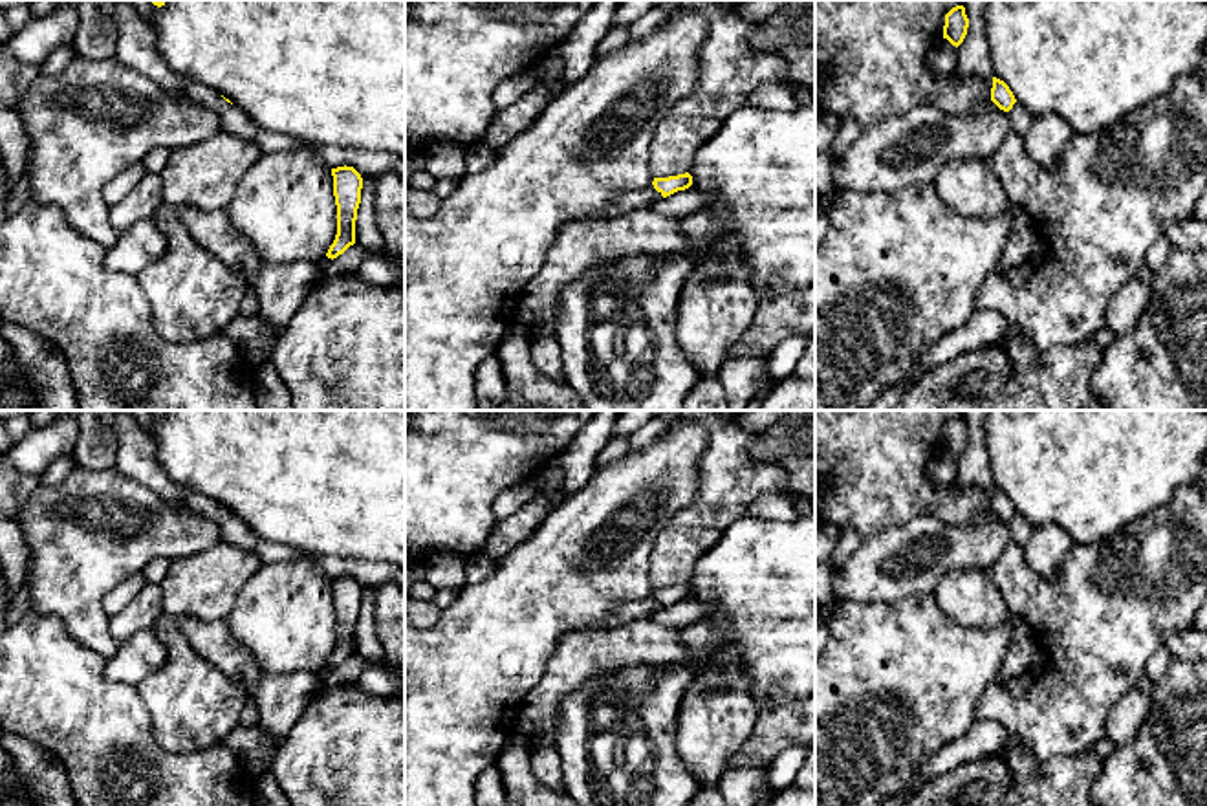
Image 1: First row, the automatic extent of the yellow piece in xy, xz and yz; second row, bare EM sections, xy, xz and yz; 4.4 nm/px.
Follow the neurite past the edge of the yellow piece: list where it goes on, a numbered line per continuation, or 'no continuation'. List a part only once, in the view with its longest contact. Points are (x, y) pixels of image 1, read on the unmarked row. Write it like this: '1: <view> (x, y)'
no continuation

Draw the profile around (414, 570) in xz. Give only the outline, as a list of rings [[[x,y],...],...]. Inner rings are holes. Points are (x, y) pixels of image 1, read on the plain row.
[[[405,557],[405,601],[410,597],[412,586],[425,579],[425,561]]]

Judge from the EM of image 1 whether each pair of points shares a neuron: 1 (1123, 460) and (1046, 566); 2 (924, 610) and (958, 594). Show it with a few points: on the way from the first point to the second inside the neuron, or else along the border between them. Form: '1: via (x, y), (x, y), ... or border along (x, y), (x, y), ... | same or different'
1: border along (1033, 524), (1057, 524), (1074, 543) | different
2: border along (931, 594), (933, 601), (947, 616), (973, 629) | different

